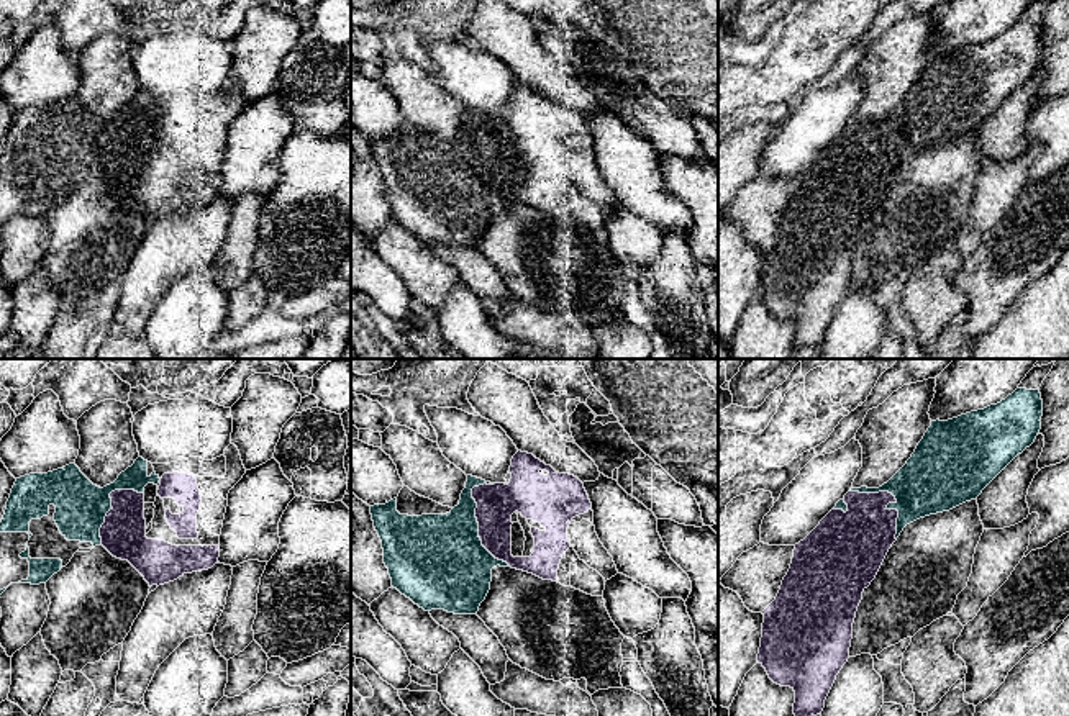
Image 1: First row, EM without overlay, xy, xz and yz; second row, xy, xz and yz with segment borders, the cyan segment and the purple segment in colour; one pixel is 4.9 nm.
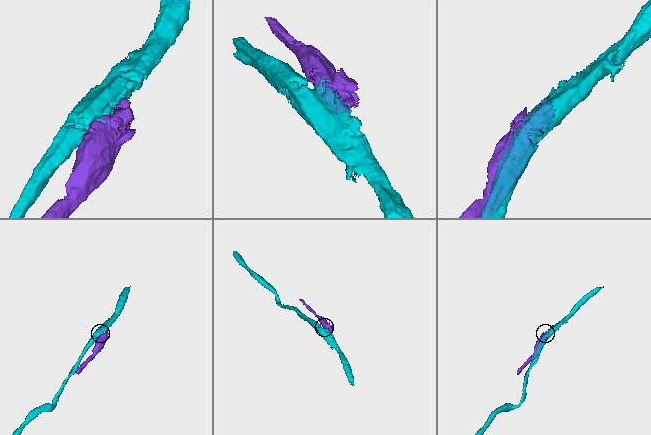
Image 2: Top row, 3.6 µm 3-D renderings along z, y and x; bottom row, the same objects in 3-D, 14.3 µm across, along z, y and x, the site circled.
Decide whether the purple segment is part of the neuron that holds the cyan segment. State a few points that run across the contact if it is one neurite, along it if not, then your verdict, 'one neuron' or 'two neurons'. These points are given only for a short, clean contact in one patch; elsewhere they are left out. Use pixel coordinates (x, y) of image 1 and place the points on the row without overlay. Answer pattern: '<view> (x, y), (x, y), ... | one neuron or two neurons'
two neurons

